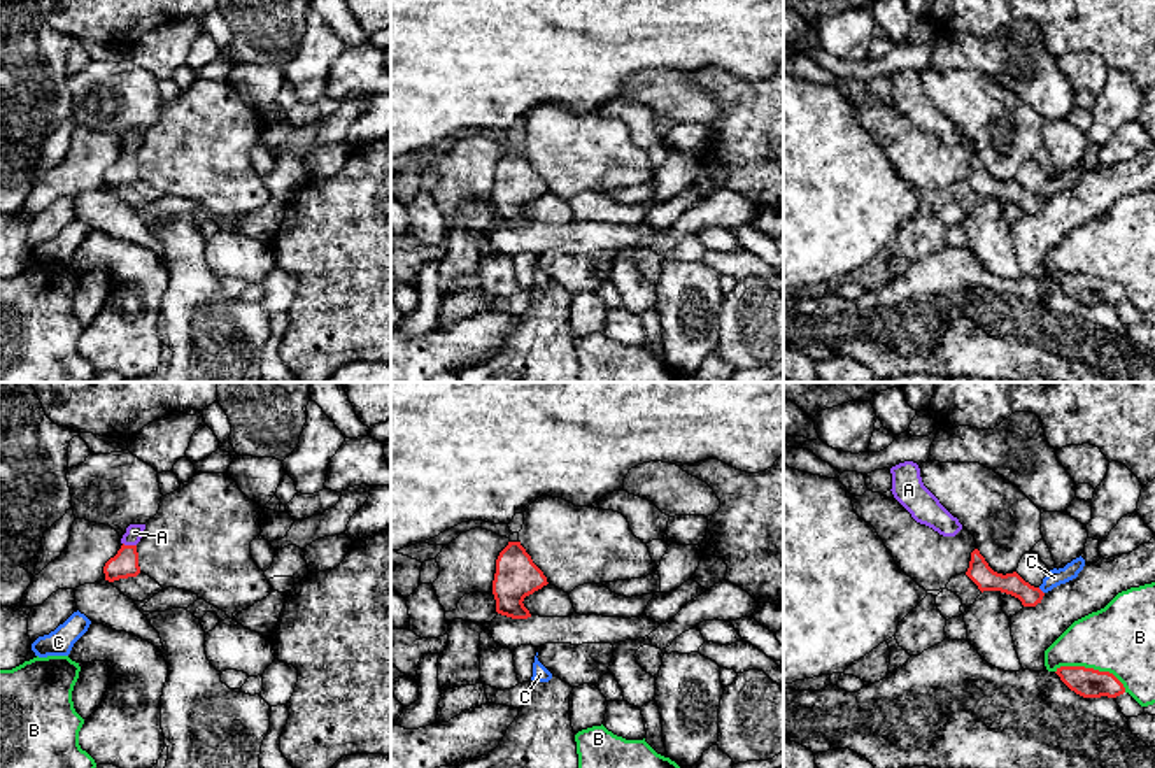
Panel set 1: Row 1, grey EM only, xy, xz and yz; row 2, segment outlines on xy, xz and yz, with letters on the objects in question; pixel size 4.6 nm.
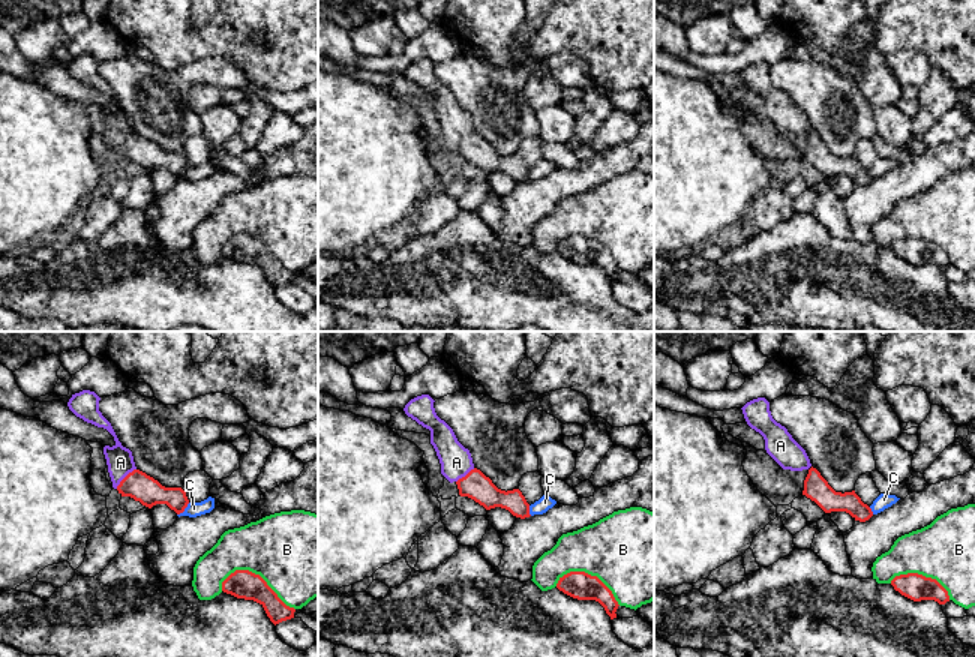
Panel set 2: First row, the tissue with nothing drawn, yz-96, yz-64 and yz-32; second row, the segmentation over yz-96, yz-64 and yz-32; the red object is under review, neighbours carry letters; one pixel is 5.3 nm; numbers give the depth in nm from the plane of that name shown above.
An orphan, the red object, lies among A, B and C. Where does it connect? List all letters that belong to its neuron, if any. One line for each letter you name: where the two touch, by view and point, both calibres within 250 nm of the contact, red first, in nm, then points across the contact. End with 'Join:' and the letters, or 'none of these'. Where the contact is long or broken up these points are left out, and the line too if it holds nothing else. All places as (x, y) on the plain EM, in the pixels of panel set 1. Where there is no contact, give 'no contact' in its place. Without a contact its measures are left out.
A: xy (130, 153) | 120/80 nm | across xy (125, 170), (130, 153), (134, 139)
Join: A

